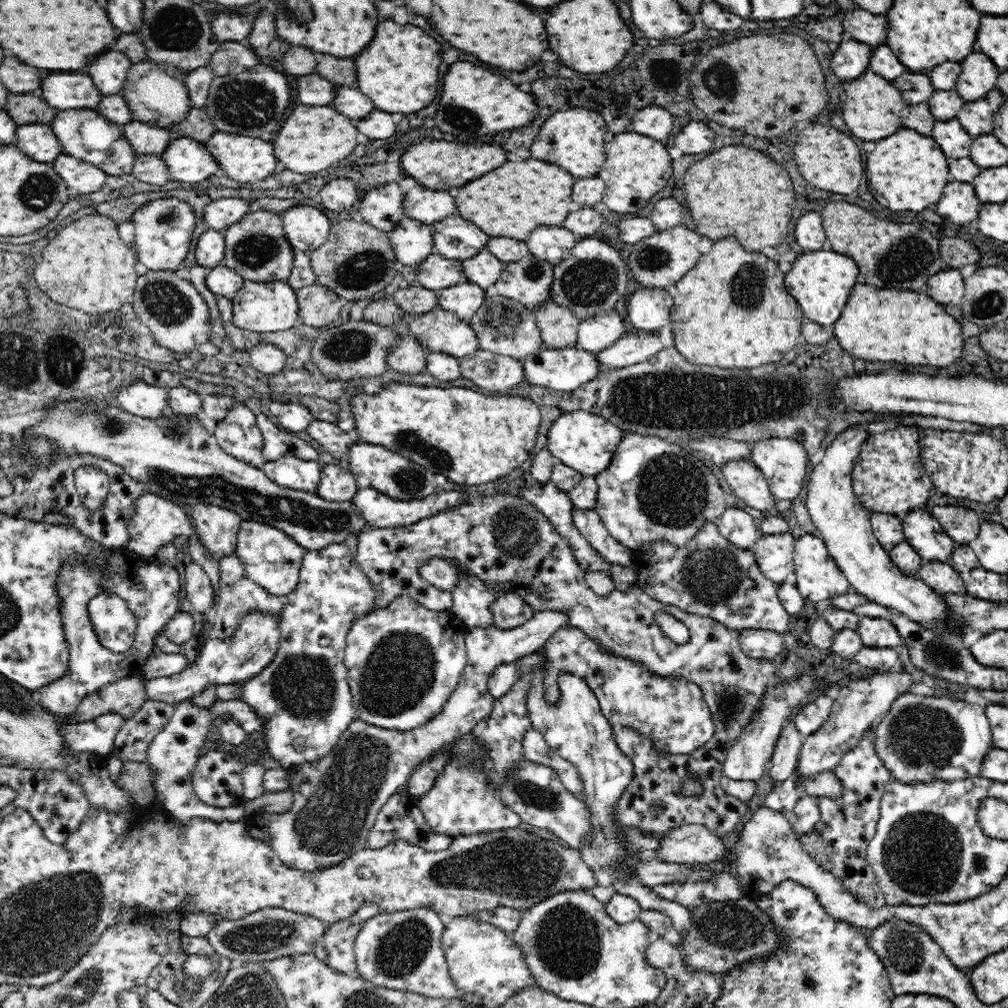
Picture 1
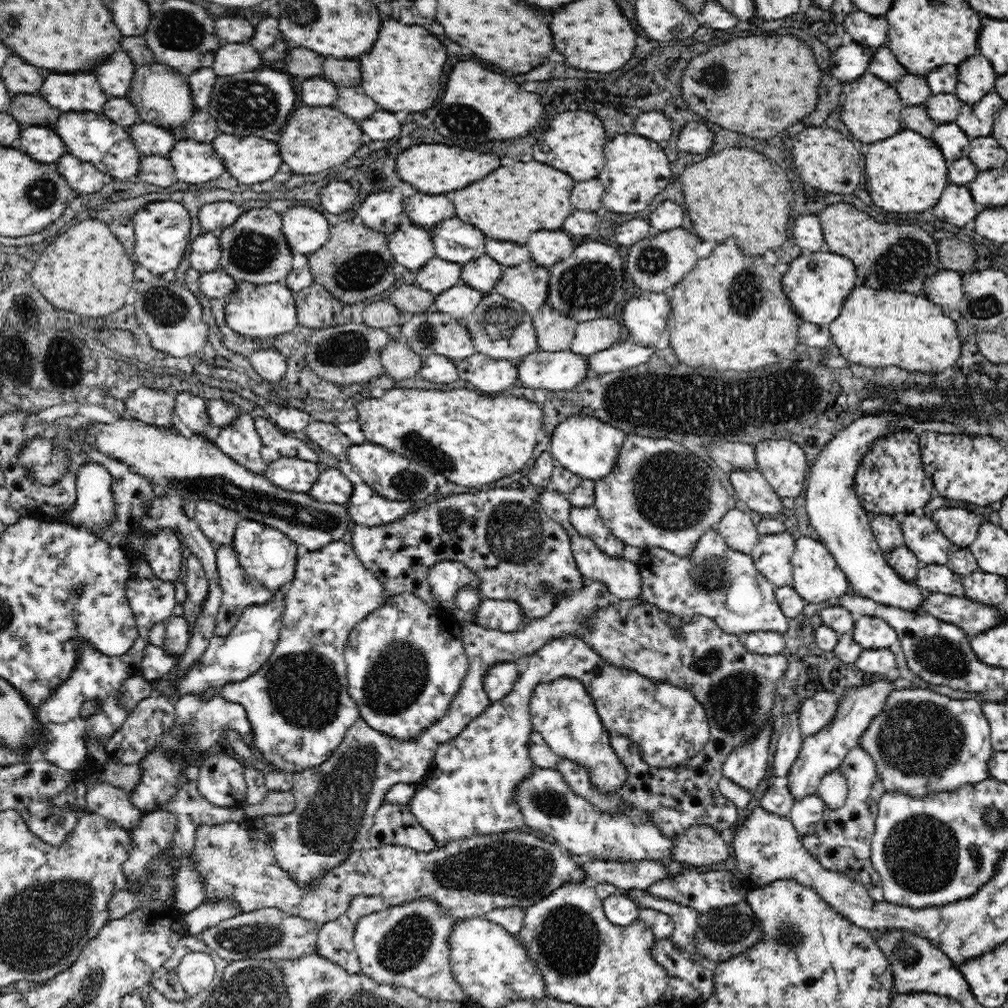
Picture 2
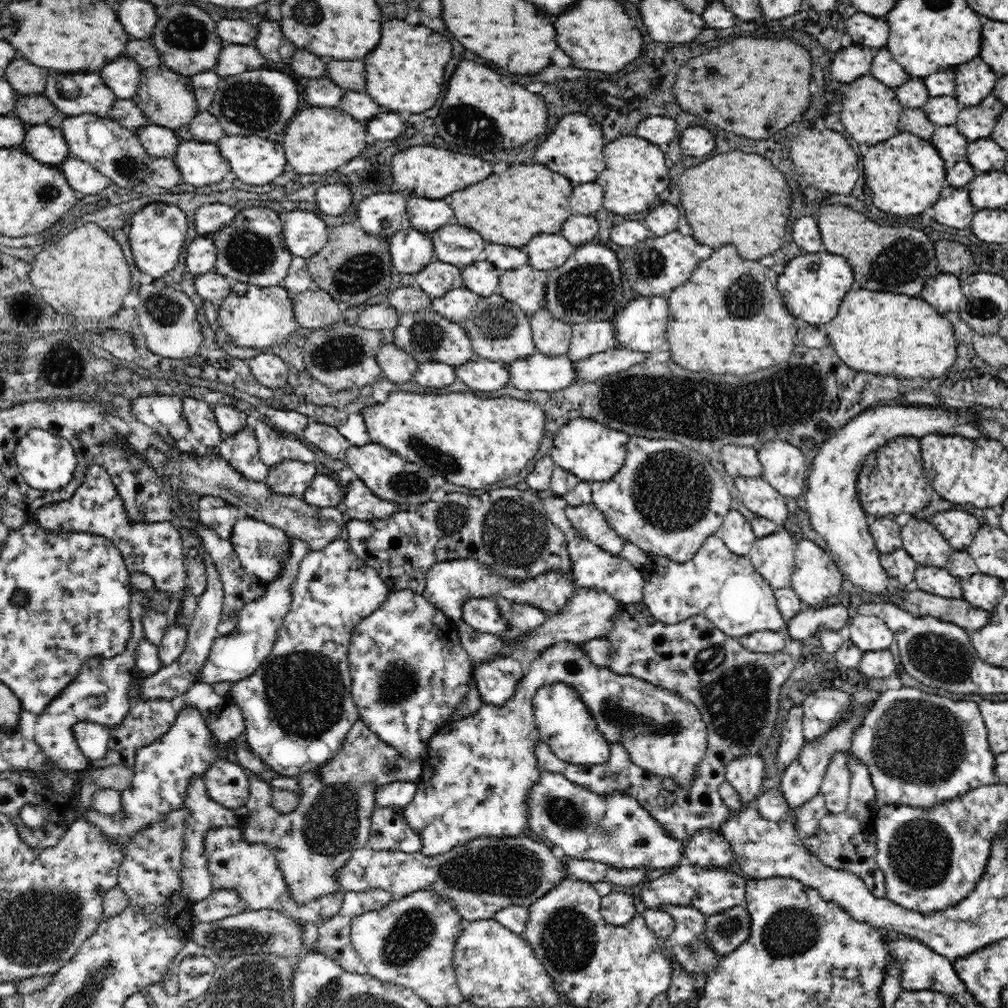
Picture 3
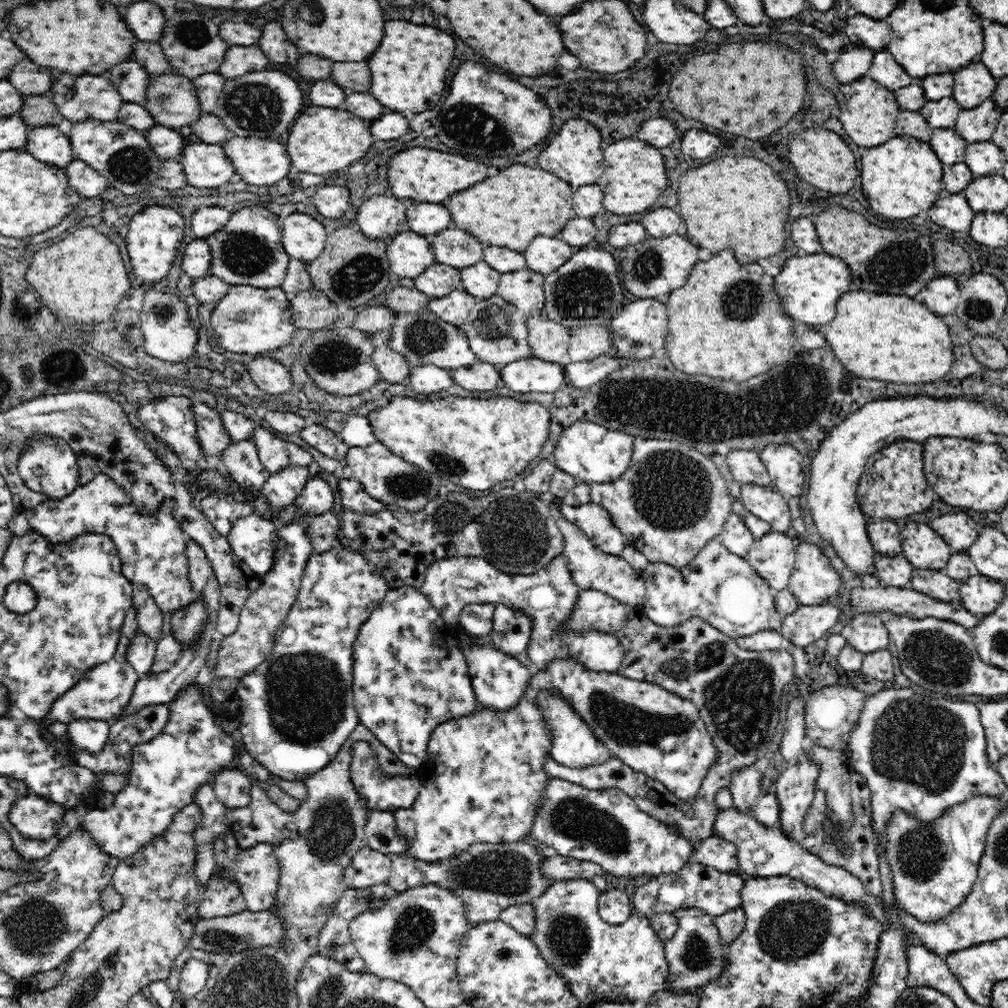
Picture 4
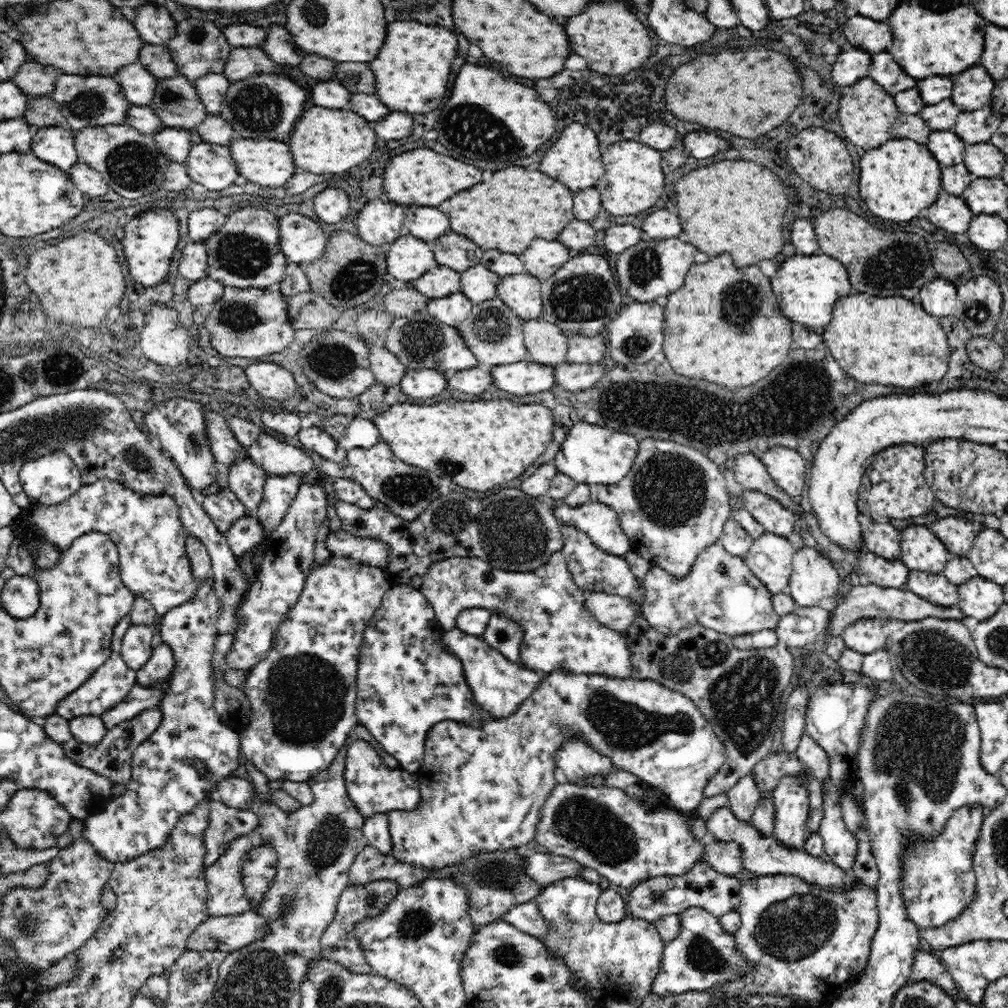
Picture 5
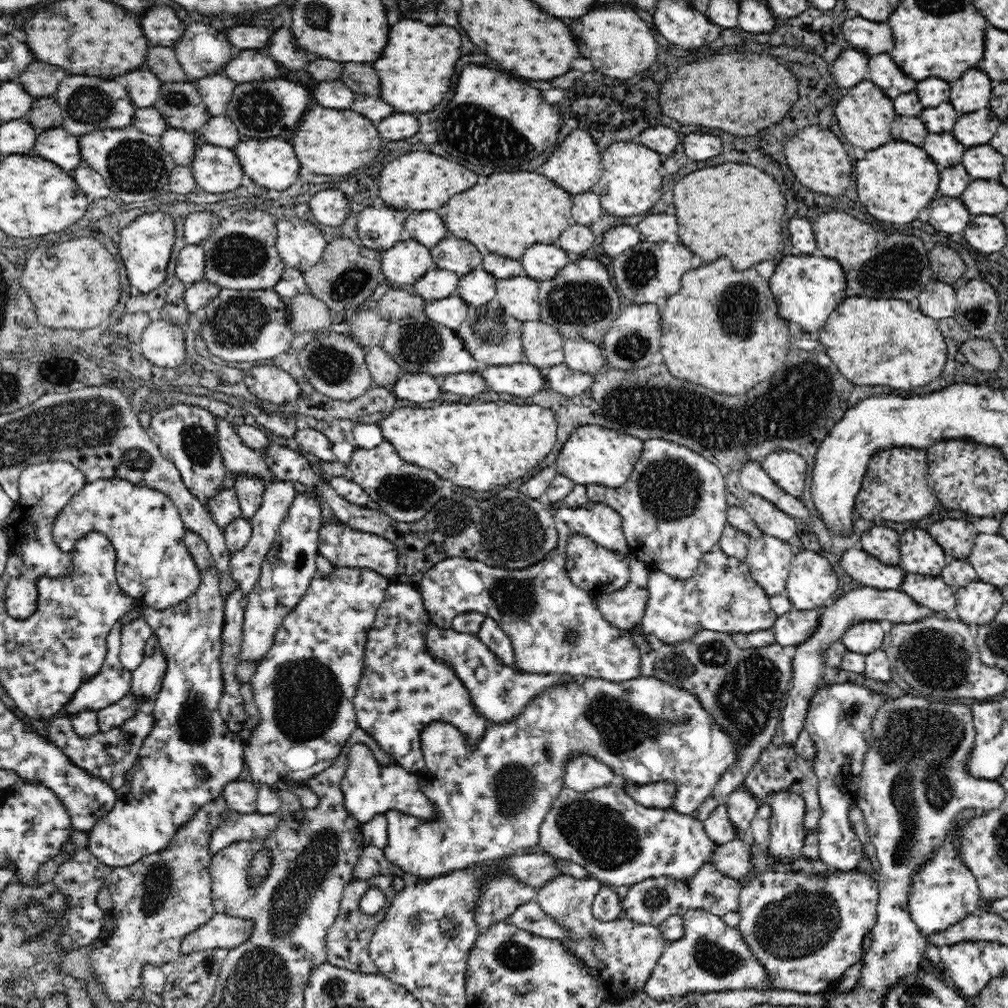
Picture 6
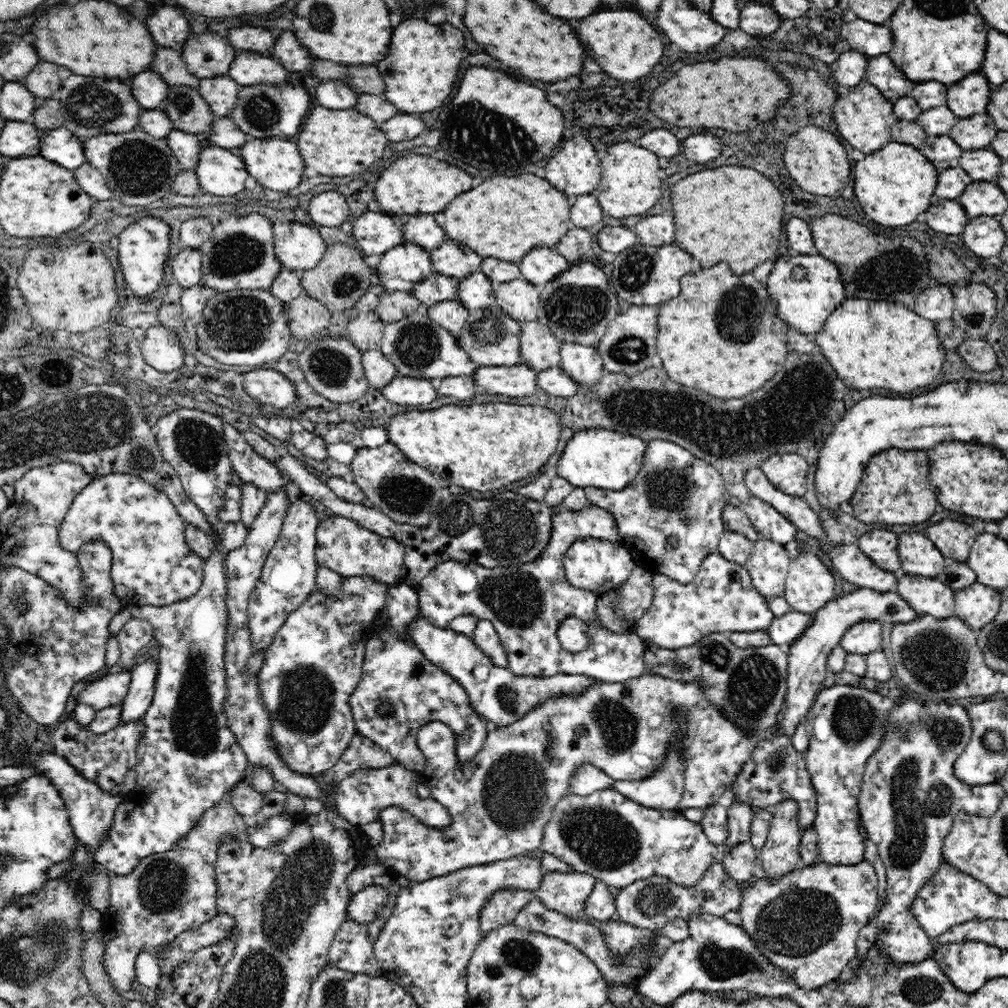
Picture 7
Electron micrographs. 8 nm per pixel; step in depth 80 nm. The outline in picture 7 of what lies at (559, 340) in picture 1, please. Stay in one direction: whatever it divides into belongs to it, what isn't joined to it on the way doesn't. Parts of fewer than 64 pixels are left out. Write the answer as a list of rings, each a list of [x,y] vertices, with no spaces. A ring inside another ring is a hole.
[[[538,320],[521,323],[519,341],[522,364],[532,367],[532,370],[538,372],[560,365],[563,344]]]

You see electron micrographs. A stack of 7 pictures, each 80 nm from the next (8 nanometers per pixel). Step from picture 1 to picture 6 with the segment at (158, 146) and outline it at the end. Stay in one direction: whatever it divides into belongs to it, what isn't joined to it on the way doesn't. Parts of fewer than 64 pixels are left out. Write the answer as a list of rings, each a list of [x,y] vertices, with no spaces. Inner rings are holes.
[[[169,127],[164,131],[164,134],[159,136],[162,148],[180,165],[190,166],[193,161],[193,155],[198,146],[194,143],[194,134],[185,131],[184,129]]]

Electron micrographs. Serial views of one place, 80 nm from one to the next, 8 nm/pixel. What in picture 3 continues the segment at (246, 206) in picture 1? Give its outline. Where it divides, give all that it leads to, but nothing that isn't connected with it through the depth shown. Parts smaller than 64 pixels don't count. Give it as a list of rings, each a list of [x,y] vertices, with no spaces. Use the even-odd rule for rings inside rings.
[[[205,203],[196,210],[194,215],[197,234],[211,236],[223,226],[229,226],[234,221],[236,213],[232,206],[226,206],[226,204]]]

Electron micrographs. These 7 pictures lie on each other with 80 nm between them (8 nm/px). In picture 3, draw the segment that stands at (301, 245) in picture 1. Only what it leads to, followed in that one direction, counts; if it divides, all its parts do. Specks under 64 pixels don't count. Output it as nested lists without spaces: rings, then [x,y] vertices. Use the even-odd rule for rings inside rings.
[[[294,210],[283,217],[283,237],[293,257],[308,258],[322,250],[329,237],[326,224],[312,212]]]

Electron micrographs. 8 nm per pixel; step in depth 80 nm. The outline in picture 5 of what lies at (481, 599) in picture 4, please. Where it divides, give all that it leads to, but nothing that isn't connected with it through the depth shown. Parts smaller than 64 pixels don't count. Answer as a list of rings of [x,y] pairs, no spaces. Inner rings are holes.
[[[560,552],[552,554],[546,565],[530,572],[508,572],[493,568],[484,560],[474,557],[452,557],[432,564],[424,575],[419,591],[426,597],[432,609],[437,625],[444,631],[455,628],[456,618],[468,609],[486,609],[490,614],[503,614],[506,619],[522,627],[522,644],[518,652],[522,666],[539,675],[547,675],[554,669],[568,669],[572,673],[596,674],[610,678],[628,678],[633,669],[633,660],[625,636],[600,624],[585,608],[586,591],[578,588],[571,578],[564,556]]]

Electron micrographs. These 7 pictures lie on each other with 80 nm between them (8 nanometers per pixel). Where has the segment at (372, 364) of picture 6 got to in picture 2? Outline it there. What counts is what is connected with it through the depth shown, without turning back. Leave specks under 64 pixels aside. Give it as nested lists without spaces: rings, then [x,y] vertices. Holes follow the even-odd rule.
[[[402,340],[388,343],[380,354],[385,374],[396,381],[414,377],[422,368],[423,361],[424,358],[414,353],[410,345],[406,345]]]

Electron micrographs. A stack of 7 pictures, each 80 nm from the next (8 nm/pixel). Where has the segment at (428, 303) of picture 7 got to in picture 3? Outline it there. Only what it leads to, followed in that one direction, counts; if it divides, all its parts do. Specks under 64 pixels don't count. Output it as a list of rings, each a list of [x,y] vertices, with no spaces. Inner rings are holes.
[[[434,260],[414,275],[416,286],[424,291],[430,299],[440,298],[449,290],[464,287],[461,267]]]

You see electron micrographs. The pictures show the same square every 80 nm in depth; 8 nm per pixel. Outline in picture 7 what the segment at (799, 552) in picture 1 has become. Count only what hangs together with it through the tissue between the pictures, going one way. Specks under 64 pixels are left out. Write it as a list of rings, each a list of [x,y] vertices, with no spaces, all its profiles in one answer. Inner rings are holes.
[[[800,552],[791,562],[784,598],[792,611],[814,614],[836,597],[836,580],[818,556]]]

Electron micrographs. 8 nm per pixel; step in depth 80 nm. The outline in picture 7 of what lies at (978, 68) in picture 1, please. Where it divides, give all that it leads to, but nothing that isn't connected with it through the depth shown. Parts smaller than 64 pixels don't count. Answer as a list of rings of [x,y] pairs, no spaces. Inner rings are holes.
[[[977,72],[947,86],[946,104],[958,119],[985,112],[993,87]]]

